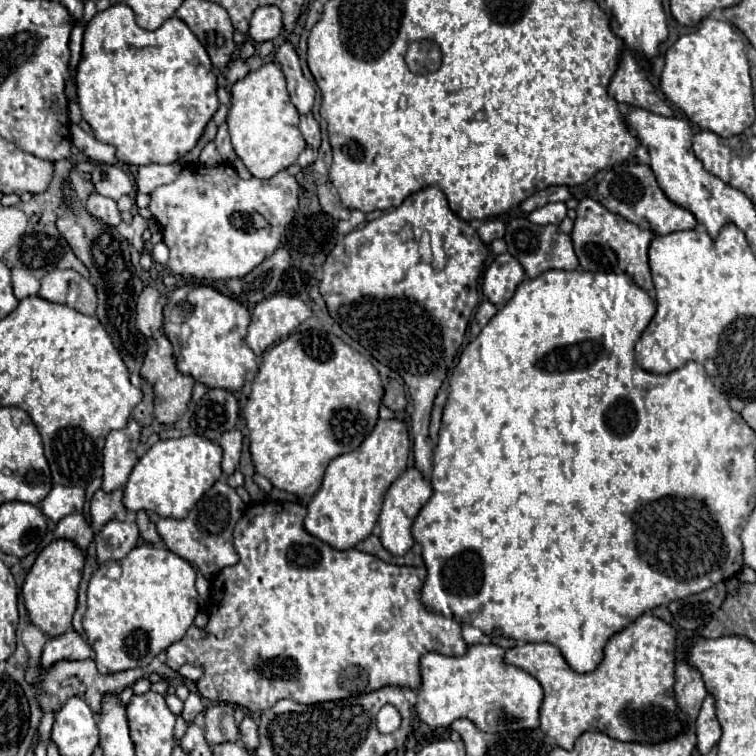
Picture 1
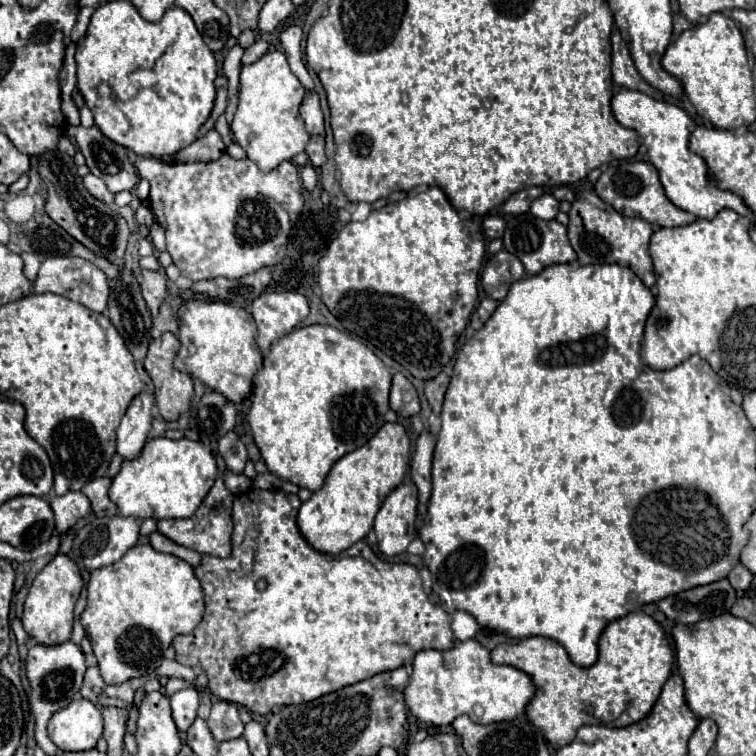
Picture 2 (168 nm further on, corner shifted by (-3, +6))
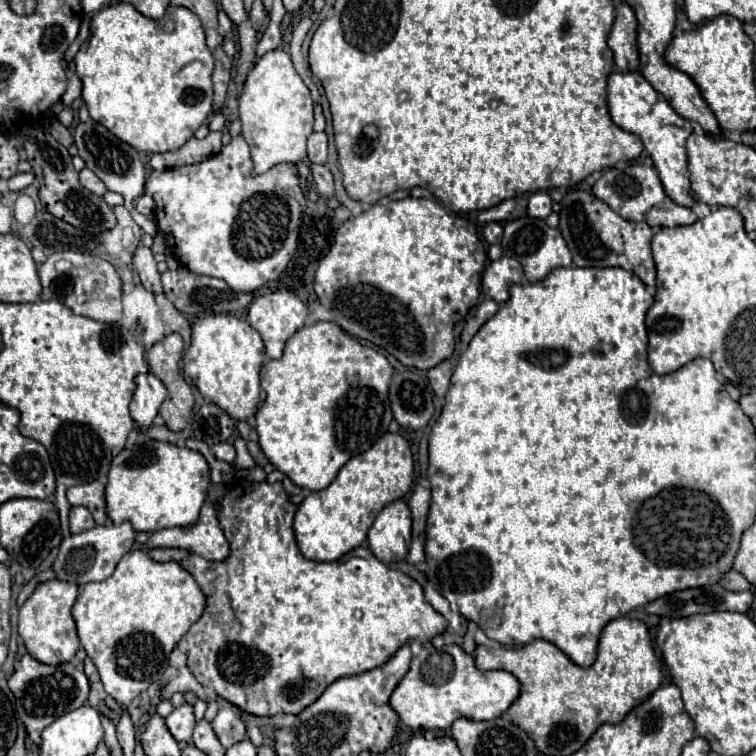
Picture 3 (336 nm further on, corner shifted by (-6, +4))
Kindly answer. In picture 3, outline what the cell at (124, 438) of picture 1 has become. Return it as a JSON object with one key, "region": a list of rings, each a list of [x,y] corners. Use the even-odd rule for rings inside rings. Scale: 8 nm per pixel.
{"region":[[[151,372],[149,374],[141,374],[135,378],[135,396],[131,400],[131,418],[135,422],[135,428],[139,432],[147,432],[153,424],[153,418],[157,416],[157,410],[159,406],[163,404],[165,396],[167,396],[167,390],[163,386],[163,382],[153,376]]]}

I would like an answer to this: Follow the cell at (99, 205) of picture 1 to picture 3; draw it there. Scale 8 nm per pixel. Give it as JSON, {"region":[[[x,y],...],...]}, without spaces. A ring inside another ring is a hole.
{"region":[[[83,168],[83,170],[79,172],[79,178],[81,178],[81,184],[83,184],[87,190],[91,190],[91,192],[97,194],[97,196],[105,196],[107,188],[103,186],[103,182],[101,182],[101,180],[91,172],[91,170]]]}

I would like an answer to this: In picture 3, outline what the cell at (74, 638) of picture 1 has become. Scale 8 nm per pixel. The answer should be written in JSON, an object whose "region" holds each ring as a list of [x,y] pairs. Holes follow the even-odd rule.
{"region":[[[25,654],[19,660],[15,674],[9,678],[9,688],[15,694],[15,712],[27,726],[29,738],[35,744],[41,742],[41,732],[45,730],[45,726],[55,722],[55,718],[83,706],[89,696],[89,680],[83,670],[79,670],[71,662],[61,662],[55,666],[43,664],[31,654]]]}

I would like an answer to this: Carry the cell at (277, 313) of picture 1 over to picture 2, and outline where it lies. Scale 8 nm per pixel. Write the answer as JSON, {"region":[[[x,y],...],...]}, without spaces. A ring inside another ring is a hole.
{"region":[[[294,290],[265,291],[252,302],[258,326],[258,348],[266,356],[272,342],[292,332],[308,316],[308,300]]]}

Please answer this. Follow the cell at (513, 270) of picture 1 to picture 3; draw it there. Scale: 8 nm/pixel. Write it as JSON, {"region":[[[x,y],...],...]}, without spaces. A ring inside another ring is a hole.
{"region":[[[501,256],[489,262],[483,272],[483,294],[503,304],[509,298],[509,286],[515,282],[523,282],[523,266],[513,258]]]}

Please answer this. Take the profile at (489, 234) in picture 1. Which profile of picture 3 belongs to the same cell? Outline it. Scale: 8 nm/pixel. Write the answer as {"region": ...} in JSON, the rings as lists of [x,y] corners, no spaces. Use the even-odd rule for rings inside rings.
{"region":[[[487,222],[483,226],[483,238],[489,242],[489,244],[499,244],[501,238],[503,238],[503,226],[499,222]]]}

